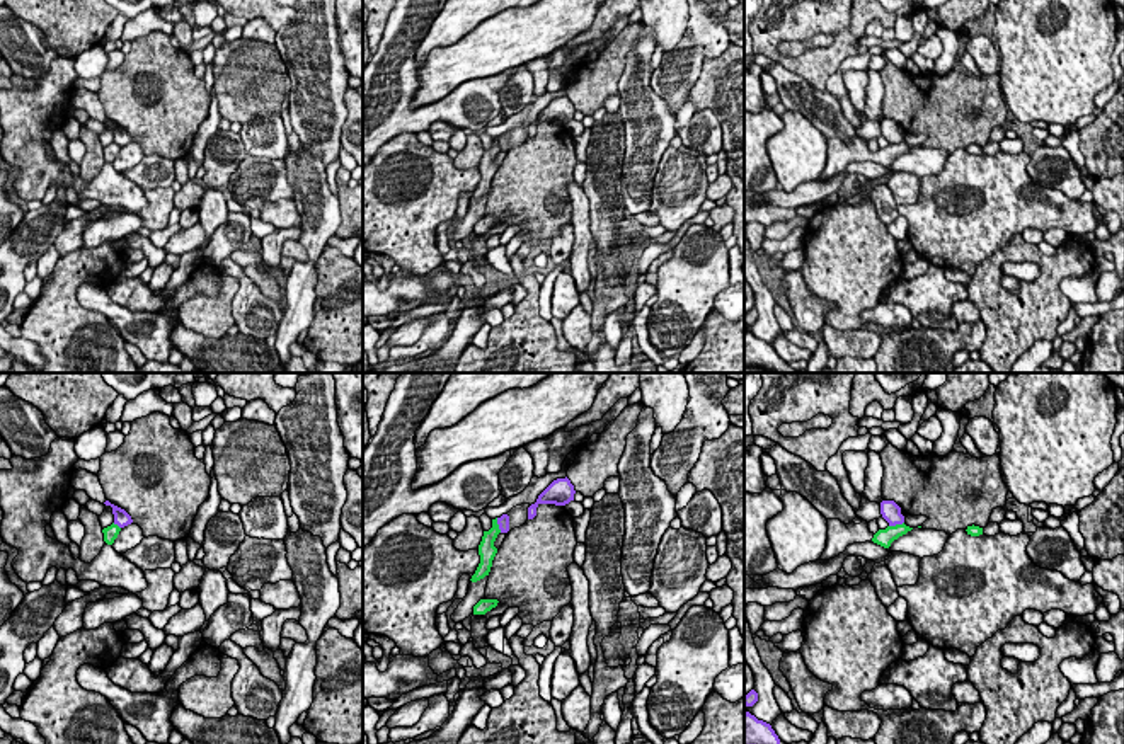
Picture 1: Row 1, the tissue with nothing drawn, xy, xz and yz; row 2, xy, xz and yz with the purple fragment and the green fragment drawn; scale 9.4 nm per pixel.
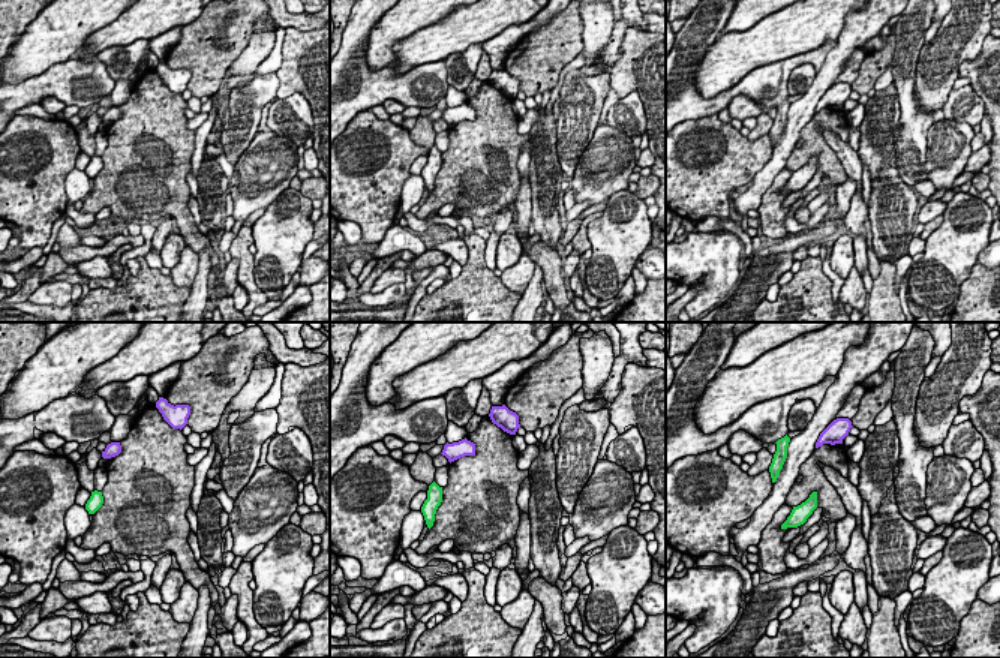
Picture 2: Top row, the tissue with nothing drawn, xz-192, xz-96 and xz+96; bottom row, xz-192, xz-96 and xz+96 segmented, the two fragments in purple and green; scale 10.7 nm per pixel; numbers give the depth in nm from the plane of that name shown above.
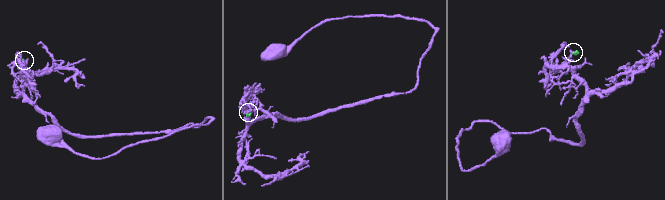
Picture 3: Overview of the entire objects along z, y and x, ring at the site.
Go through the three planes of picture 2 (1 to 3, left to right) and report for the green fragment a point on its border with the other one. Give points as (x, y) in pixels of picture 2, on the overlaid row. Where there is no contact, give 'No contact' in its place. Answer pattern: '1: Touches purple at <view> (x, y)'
1: No contact
2: No contact
3: No contact

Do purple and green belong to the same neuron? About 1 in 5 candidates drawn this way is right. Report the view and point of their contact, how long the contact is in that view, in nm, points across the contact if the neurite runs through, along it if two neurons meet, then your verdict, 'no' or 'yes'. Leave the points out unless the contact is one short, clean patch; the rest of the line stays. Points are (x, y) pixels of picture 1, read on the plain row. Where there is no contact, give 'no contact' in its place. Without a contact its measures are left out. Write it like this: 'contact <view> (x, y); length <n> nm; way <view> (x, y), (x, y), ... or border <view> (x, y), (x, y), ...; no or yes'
contact xz (498, 142); length 150 nm; border xz (496, 137), (501, 150); no

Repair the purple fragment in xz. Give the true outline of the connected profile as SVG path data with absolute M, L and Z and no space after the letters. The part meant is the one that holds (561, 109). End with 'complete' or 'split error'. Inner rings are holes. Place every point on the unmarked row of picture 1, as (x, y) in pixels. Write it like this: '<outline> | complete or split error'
M557 97L553 99L536 117L535 123L528 126L528 138L533 138L536 134L536 126L540 123L555 123L555 124L565 124L571 119L574 119L574 104L571 99L565 97Z | complete

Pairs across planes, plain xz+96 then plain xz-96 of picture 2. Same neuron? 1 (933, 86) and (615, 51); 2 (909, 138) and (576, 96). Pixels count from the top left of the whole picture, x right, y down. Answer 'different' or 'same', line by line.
1: same
2: same

